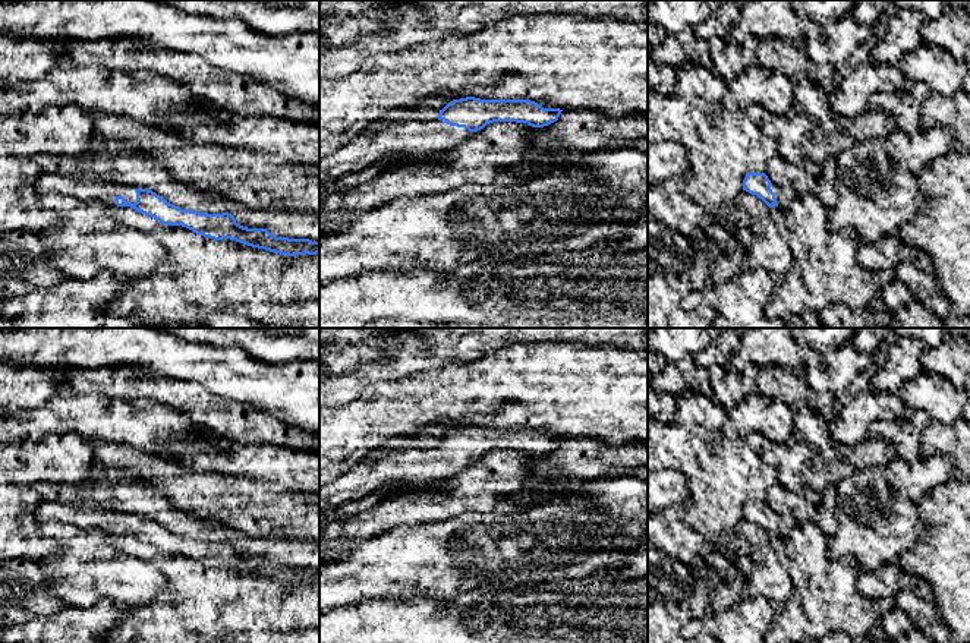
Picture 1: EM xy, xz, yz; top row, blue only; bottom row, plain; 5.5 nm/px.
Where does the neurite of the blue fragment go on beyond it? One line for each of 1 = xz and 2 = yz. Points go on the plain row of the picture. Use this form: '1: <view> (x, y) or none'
1: xz (383, 466)
2: yz (784, 525)

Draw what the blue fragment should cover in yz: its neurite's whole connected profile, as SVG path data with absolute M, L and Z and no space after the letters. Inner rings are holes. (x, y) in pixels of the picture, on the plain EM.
M747 501L743 508L743 519L756 523L769 536L780 535L785 538L797 526L794 517L772 513L765 501Z

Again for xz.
M530 428L450 429L434 450L385 450L382 445L331 483L319 486L319 513L356 501L387 483L438 482L451 477L472 460L494 450L527 451L544 456L563 438L544 436Z

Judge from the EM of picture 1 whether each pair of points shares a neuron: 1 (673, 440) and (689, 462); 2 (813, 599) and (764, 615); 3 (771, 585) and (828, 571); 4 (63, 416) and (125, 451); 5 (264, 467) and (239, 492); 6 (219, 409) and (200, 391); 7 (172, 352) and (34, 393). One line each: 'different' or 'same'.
1: same
2: different
3: different
4: different
5: different
6: same
7: different

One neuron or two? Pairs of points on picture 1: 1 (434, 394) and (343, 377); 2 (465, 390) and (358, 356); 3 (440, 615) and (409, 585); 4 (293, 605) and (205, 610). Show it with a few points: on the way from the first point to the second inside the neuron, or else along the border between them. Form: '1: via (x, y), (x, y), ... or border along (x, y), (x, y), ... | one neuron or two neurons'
1: border along (412, 374), (397, 380), (371, 383), (349, 402) | two neurons
2: border along (446, 365), (415, 371), (397, 380), (378, 381) | two neurons
3: border along (386, 596), (437, 596), (452, 601) | two neurons
4: via (270, 615), (223, 617) | one neuron

